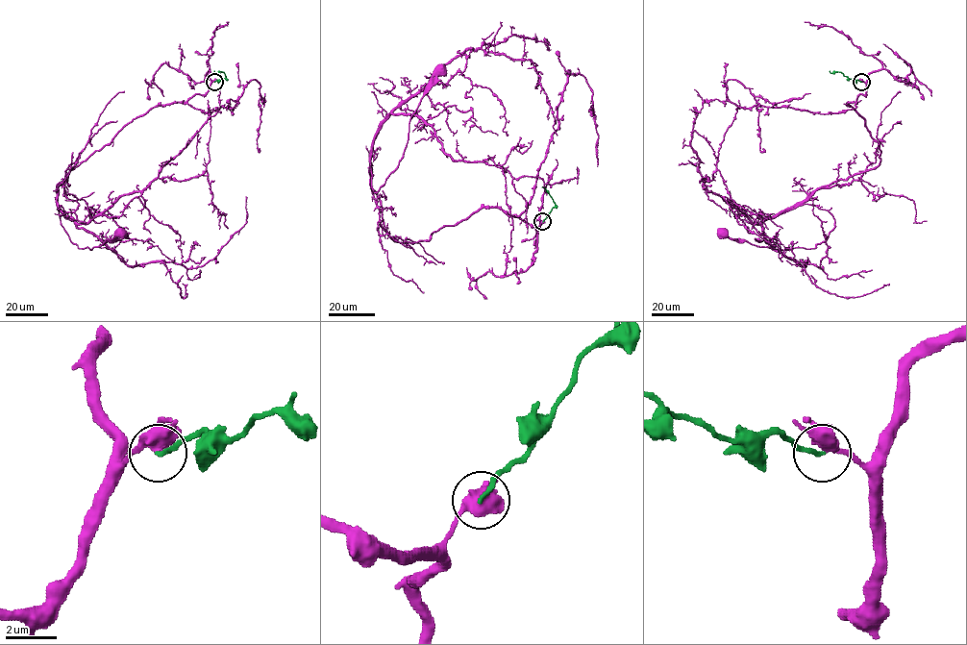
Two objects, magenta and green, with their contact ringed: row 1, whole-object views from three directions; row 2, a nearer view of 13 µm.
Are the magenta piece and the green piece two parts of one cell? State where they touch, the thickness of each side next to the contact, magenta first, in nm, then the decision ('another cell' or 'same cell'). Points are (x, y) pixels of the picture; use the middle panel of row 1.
(542, 221) | 550/170 nm | same cell

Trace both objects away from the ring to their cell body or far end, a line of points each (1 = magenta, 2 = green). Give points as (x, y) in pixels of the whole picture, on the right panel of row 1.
1: (861, 82), (866, 94), (849, 105), (880, 162), (805, 203), (832, 216), (828, 237), (773, 249), (723, 232)
2: (861, 82), (840, 72), (830, 71)

